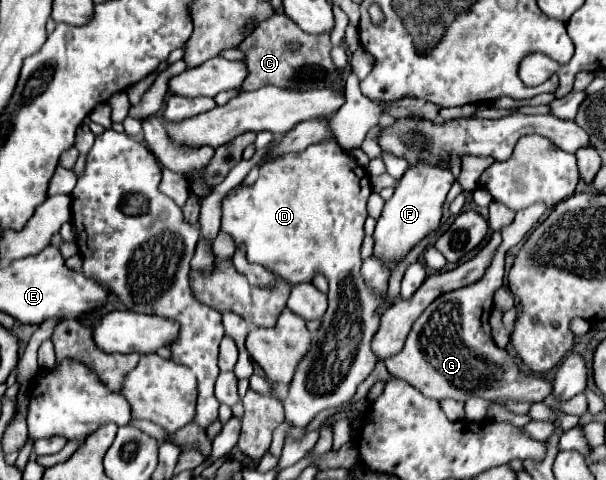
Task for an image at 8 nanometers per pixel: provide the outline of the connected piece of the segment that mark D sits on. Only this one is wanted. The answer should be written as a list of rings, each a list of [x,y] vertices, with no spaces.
[[[336,140],[324,144],[312,144],[304,152],[284,154],[262,164],[260,178],[252,184],[238,184],[222,198],[222,226],[220,230],[230,234],[236,248],[246,246],[246,258],[254,264],[262,264],[272,274],[280,276],[288,284],[298,284],[302,278],[312,278],[322,272],[328,282],[328,310],[322,316],[320,328],[312,334],[310,348],[306,356],[296,366],[294,378],[288,384],[288,394],[284,400],[284,422],[290,424],[286,438],[302,440],[306,436],[306,426],[328,408],[340,408],[350,402],[356,388],[374,370],[378,356],[372,352],[372,338],[376,328],[380,328],[380,308],[386,304],[388,296],[376,296],[364,278],[360,276],[360,246],[364,240],[364,220],[366,202],[372,194],[372,184],[368,172],[348,156]]]

